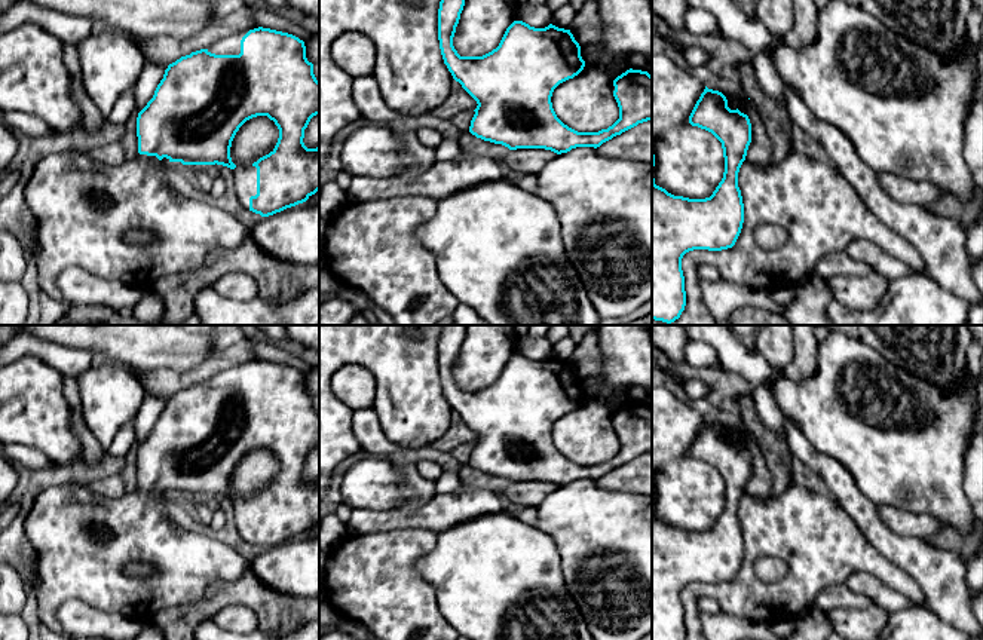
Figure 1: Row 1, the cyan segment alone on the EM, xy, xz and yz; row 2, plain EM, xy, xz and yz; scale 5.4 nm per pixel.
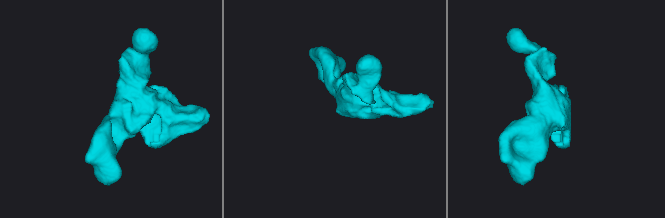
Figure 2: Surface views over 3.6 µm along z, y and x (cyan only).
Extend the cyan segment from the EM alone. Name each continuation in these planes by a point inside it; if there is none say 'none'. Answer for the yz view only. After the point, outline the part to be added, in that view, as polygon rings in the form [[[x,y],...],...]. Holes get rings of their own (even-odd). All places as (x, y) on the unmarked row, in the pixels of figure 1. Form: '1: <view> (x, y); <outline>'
1: yz (689, 495); [[[652,388],[652,509],[674,529],[710,530],[723,511],[722,475],[689,456],[704,422],[671,392]]]

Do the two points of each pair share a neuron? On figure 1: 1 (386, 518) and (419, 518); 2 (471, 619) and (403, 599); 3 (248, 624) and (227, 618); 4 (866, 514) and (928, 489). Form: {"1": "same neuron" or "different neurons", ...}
{"1": "same neuron", "2": "different neurons", "3": "same neuron", "4": "different neurons"}

